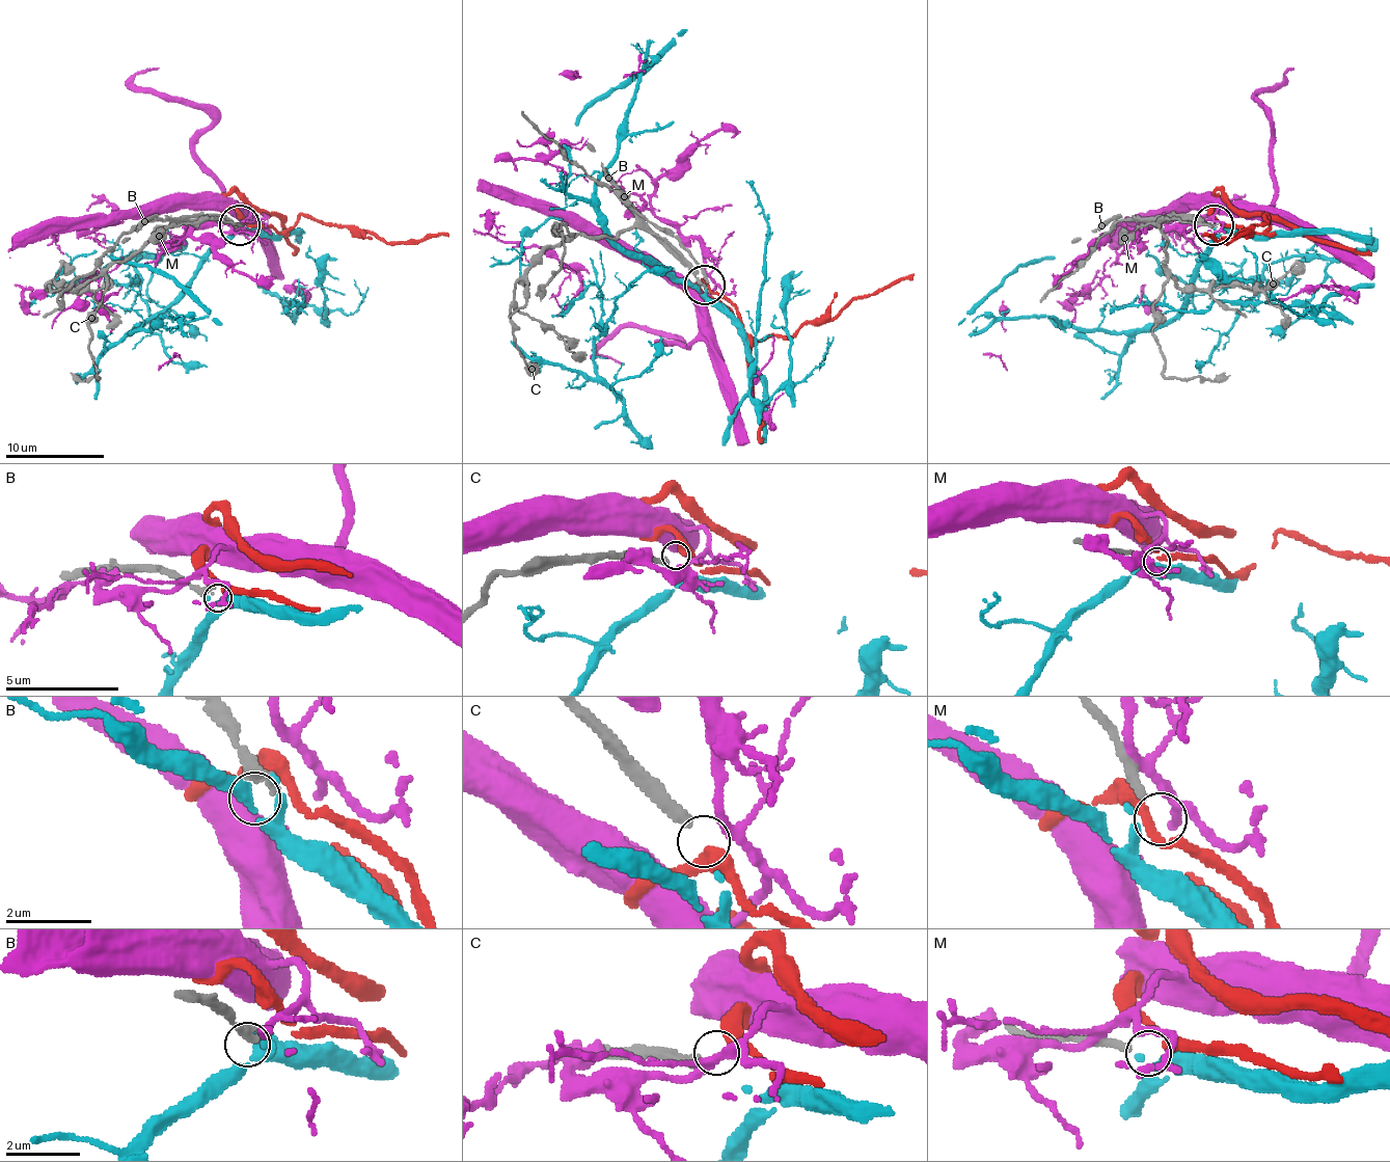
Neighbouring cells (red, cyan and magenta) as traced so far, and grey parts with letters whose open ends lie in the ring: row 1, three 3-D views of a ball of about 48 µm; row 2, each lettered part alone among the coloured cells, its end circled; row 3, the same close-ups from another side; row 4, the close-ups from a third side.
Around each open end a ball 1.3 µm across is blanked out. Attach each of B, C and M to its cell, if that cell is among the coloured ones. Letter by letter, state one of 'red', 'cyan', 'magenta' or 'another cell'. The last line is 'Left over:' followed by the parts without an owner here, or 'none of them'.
B: cyan
C: red
M: another cell
Left over: M

